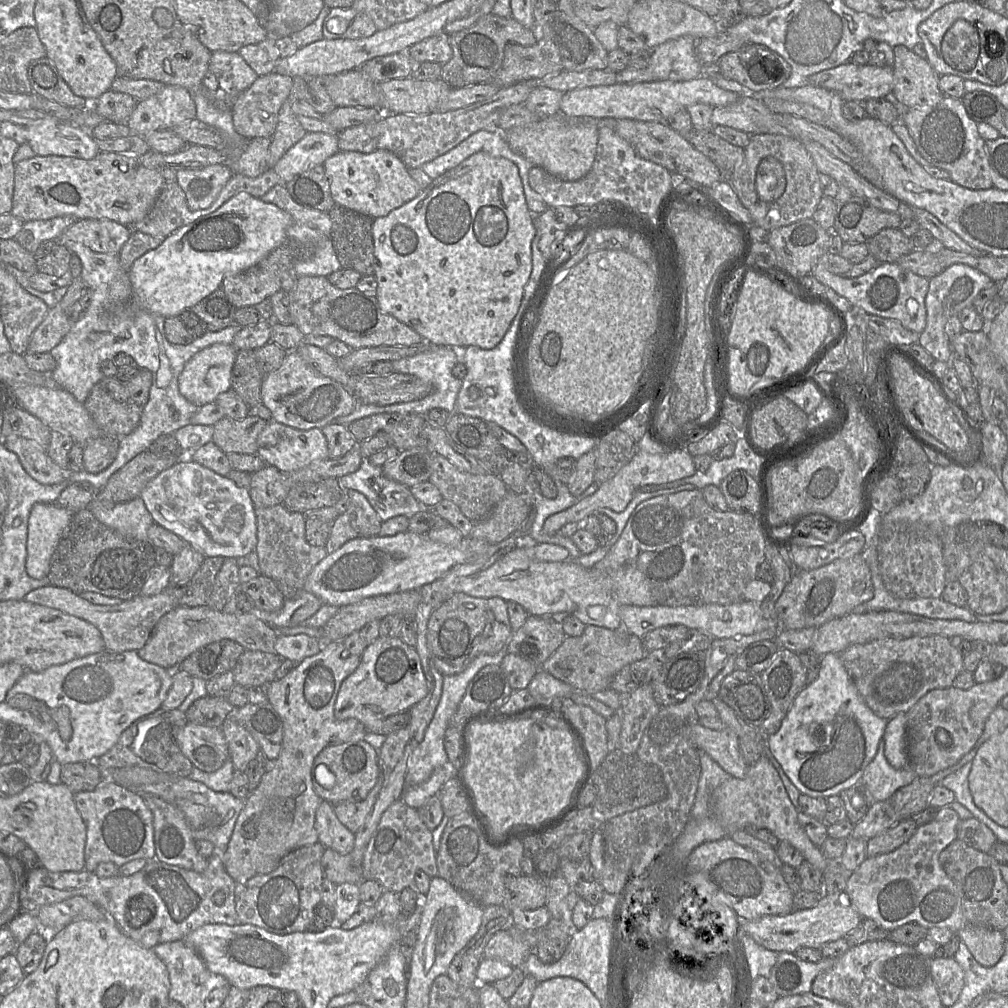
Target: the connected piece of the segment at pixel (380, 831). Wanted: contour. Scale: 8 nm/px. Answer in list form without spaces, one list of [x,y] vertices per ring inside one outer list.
[[[399,799],[385,810],[367,845],[363,857],[363,877],[365,880],[379,882],[384,891],[400,894],[404,888],[414,886],[414,876],[419,870],[430,878],[438,875],[432,831],[422,822],[417,810]]]

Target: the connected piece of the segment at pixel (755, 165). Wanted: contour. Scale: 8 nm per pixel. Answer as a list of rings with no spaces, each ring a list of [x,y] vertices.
[[[753,134],[744,147],[743,159],[730,176],[730,184],[743,206],[749,211],[753,224],[771,231],[797,221],[812,218],[823,196],[819,171],[804,144],[793,137],[780,134]]]

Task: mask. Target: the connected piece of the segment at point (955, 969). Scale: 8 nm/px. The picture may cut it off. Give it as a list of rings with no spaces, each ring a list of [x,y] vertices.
[[[933,957],[931,975],[943,1007],[953,1006],[964,987],[964,973],[954,958]]]

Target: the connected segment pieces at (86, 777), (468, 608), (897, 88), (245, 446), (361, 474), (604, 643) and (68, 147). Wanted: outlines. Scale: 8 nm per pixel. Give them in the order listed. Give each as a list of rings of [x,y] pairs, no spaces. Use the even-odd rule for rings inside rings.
[[[95,761],[61,765],[60,779],[73,793],[92,791],[104,781],[102,770]]]
[[[456,592],[431,613],[427,644],[435,668],[444,677],[460,674],[481,654],[499,652],[507,647],[511,636],[512,628],[505,600],[499,597],[476,598]]]
[[[905,46],[893,47],[894,85],[892,92],[907,108],[916,106],[933,106],[938,104],[945,96],[939,88],[939,78],[927,59],[922,58]]]
[[[252,412],[240,420],[224,416],[213,425],[212,442],[226,454],[256,454],[257,438],[267,422]]]
[[[368,459],[363,460],[356,472],[337,480],[345,493],[347,490],[362,493],[382,522],[395,516],[409,519],[427,508],[413,496],[411,488],[387,478],[382,467],[372,465]]]
[[[586,626],[582,635],[566,637],[558,649],[541,665],[540,669],[556,679],[583,690],[588,694],[610,687],[613,677],[624,667],[641,660],[646,655],[641,638],[625,629],[607,629]]]
[[[64,121],[25,127],[26,143],[38,156],[92,159],[100,149],[90,132]]]

